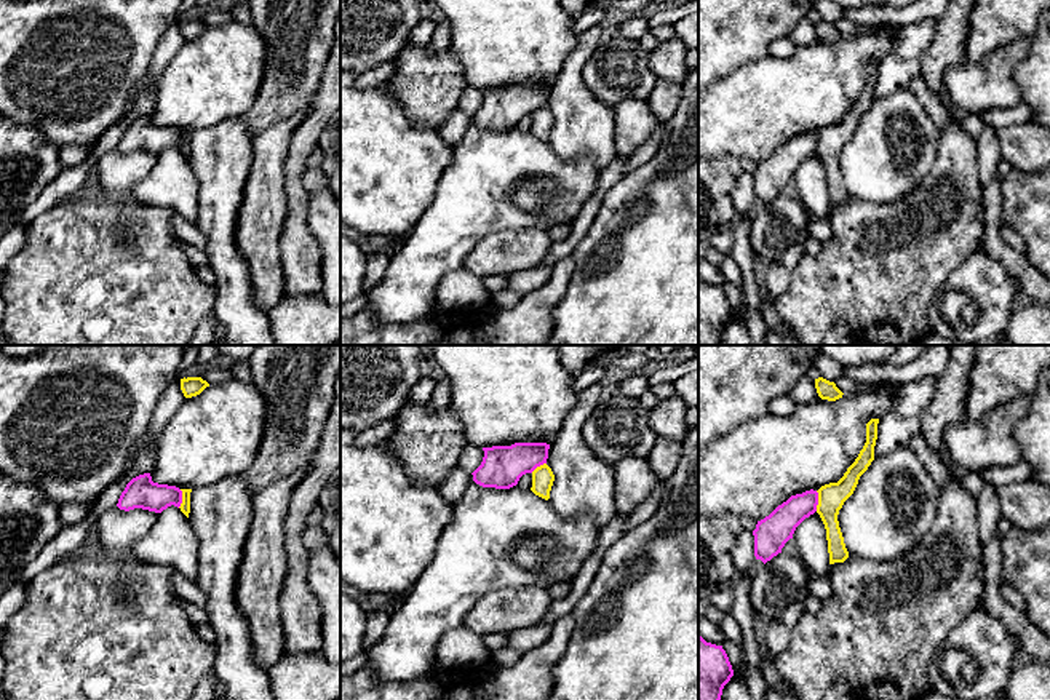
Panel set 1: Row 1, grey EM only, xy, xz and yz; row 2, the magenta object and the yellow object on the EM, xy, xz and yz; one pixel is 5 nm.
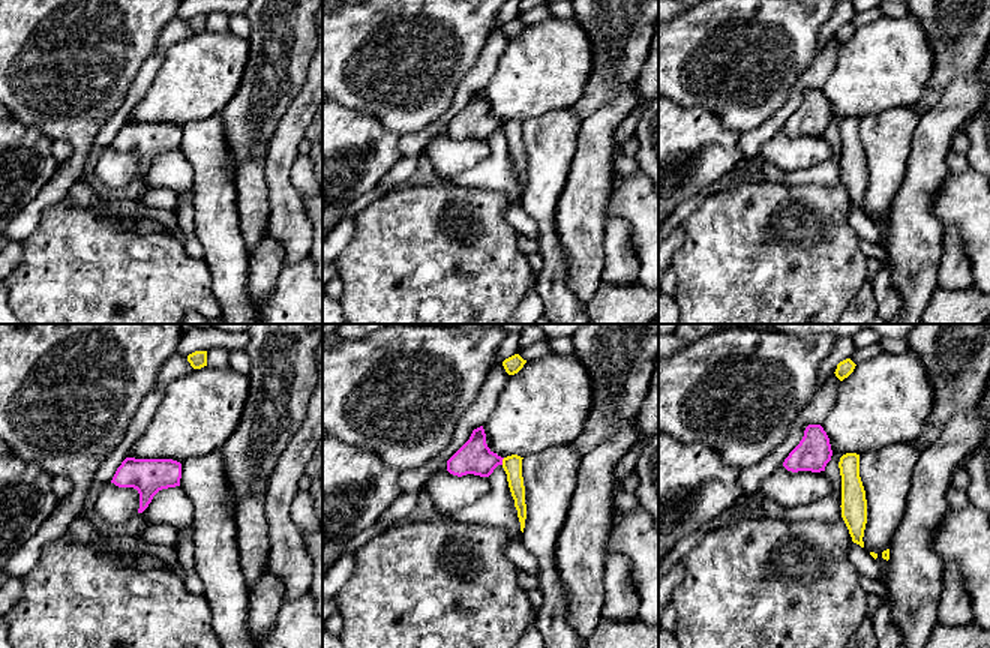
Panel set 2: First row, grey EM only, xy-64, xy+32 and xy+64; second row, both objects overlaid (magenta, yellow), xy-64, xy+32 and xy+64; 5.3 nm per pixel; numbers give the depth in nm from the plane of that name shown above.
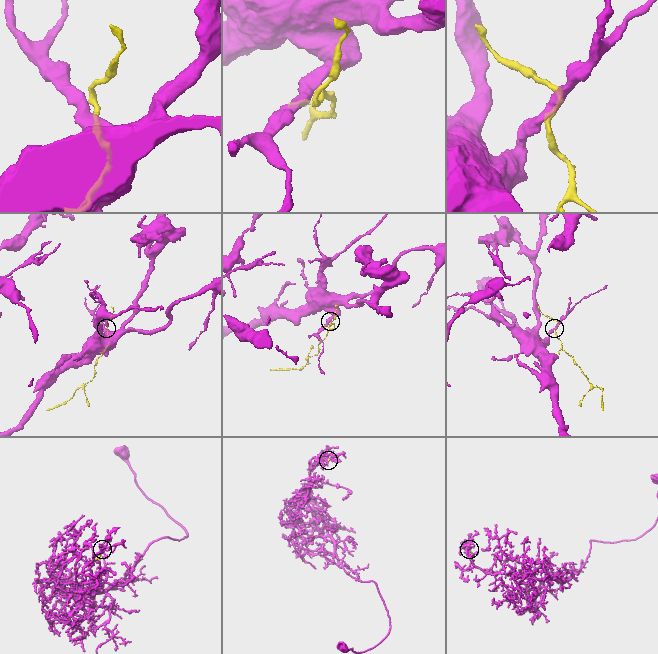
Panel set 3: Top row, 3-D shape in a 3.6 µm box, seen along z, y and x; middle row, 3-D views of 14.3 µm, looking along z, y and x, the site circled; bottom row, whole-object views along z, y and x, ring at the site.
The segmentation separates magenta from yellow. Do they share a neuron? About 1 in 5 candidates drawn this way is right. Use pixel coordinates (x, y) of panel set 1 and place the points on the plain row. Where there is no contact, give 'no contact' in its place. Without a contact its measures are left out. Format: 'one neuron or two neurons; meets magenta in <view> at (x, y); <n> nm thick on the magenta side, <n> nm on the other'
two neurons; meets magenta in yz at (817, 143); 160 nm thick on the magenta side, 140 nm on the other

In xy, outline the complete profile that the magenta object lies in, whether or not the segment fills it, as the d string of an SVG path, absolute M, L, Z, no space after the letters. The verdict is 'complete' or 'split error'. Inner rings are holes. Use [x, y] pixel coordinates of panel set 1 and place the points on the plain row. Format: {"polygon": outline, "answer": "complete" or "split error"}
{"polygon": "M144 115L126 126L117 149L125 153L142 150L161 155L171 147L179 150L181 145L182 133L179 129L153 125L150 115Z", "answer": "complete"}

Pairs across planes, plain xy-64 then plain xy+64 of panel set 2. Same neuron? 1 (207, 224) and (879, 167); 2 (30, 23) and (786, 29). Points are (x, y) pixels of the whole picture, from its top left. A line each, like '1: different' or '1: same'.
1: same
2: same

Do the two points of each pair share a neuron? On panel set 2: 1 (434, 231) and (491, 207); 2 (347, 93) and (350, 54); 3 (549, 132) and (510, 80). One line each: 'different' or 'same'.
1: same
2: same
3: different

